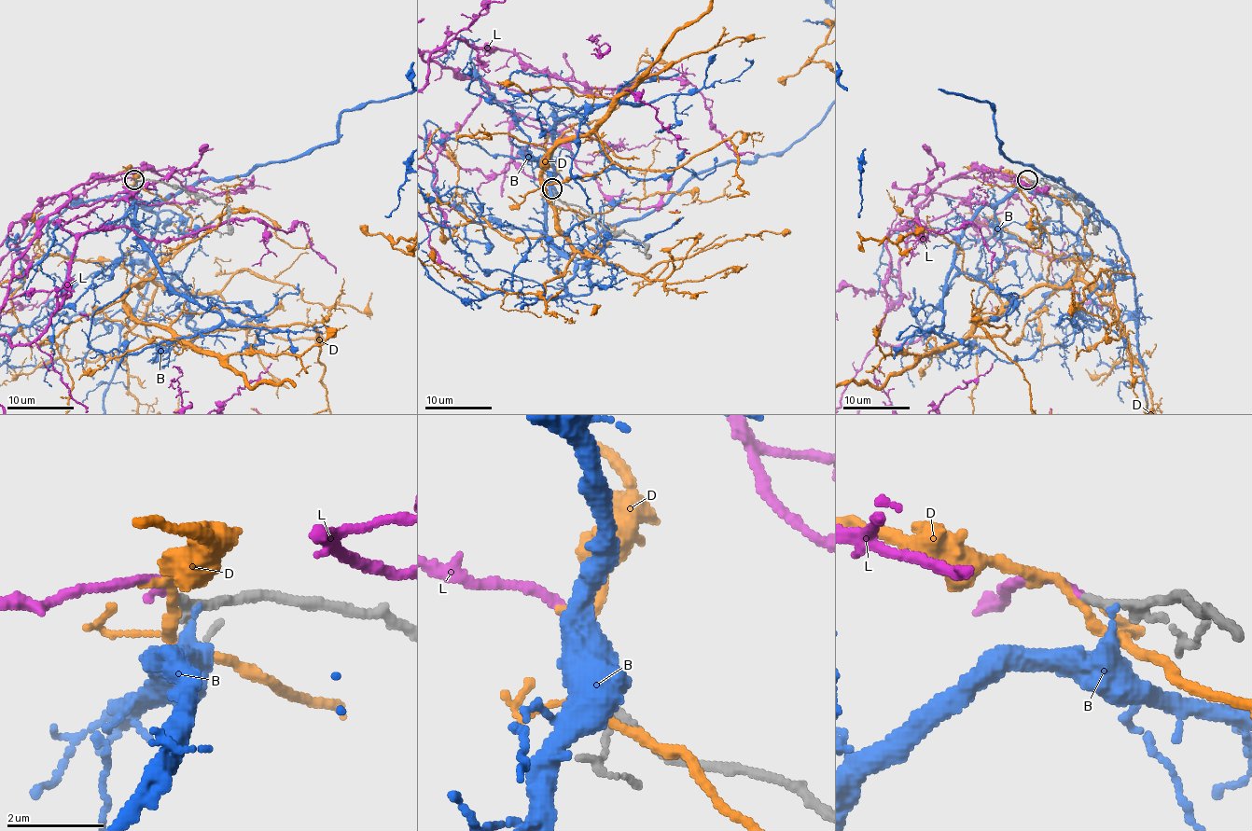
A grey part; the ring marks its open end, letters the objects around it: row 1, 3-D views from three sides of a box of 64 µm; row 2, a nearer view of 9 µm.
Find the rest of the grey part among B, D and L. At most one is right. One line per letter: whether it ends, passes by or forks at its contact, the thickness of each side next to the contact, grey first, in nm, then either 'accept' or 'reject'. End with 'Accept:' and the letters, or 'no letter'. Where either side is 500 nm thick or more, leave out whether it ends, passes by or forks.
B: it ends; calibres 200 and 280 nm; reject
D: it forks; calibres 200 and 160 nm; reject
L: it ends; calibres 190 and 190 nm; accept
Accept: L

